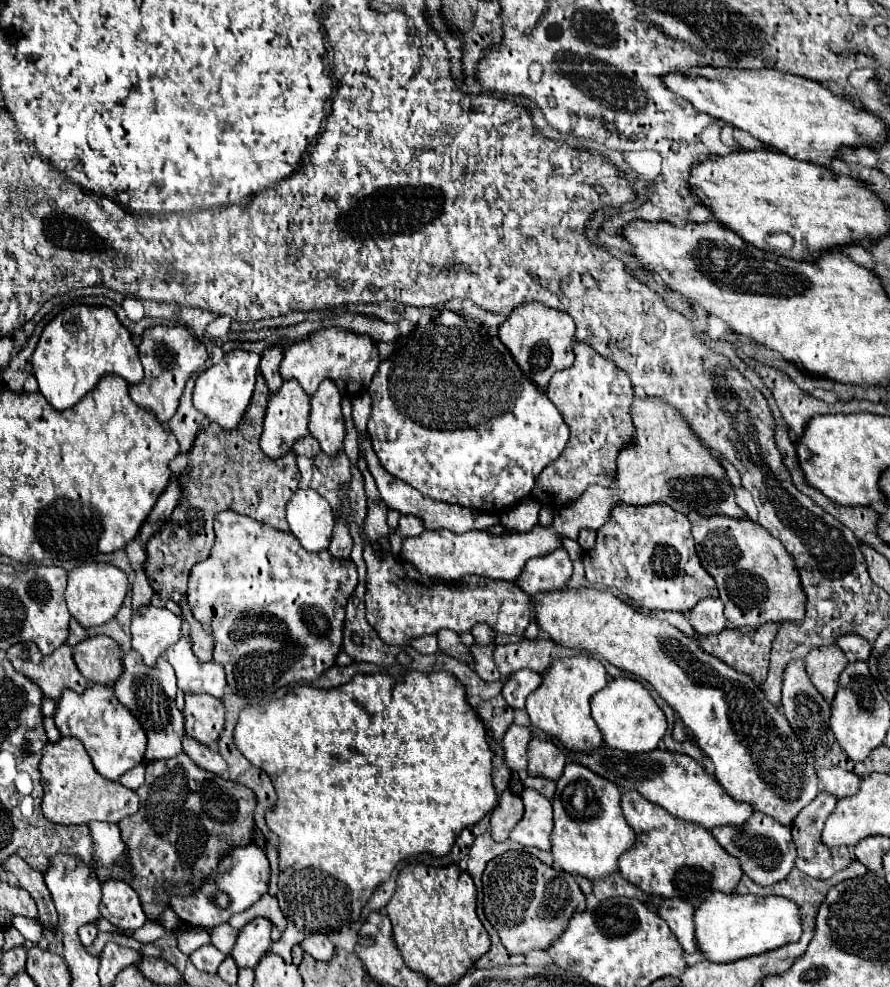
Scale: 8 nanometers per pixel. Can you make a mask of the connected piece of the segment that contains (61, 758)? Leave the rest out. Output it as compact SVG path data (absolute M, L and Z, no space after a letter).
M60 737L56 743L48 743L44 747L44 759L40 761L42 773L42 813L48 821L58 825L88 825L90 821L108 821L118 823L124 817L130 817L138 811L138 797L132 789L122 787L118 781L106 781L96 773L92 761L80 745L80 741L72 737Z

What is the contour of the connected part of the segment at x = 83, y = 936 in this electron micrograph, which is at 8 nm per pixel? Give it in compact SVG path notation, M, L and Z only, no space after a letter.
M94 921L94 925L84 925L84 927L78 931L80 941L83 945L90 945L90 943L94 941L96 933L98 933L98 925L96 925L96 921Z

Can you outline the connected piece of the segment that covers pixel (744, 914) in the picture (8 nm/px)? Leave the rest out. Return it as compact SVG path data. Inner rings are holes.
M712 893L712 897L694 911L694 935L704 959L712 963L732 963L798 941L802 935L800 911L794 901L784 897Z

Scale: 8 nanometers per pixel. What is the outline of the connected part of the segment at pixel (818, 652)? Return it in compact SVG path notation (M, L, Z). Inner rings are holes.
M838 645L816 647L806 655L804 661L806 661L806 671L810 681L830 703L838 687L838 677L848 665L848 659L844 657L842 649Z

